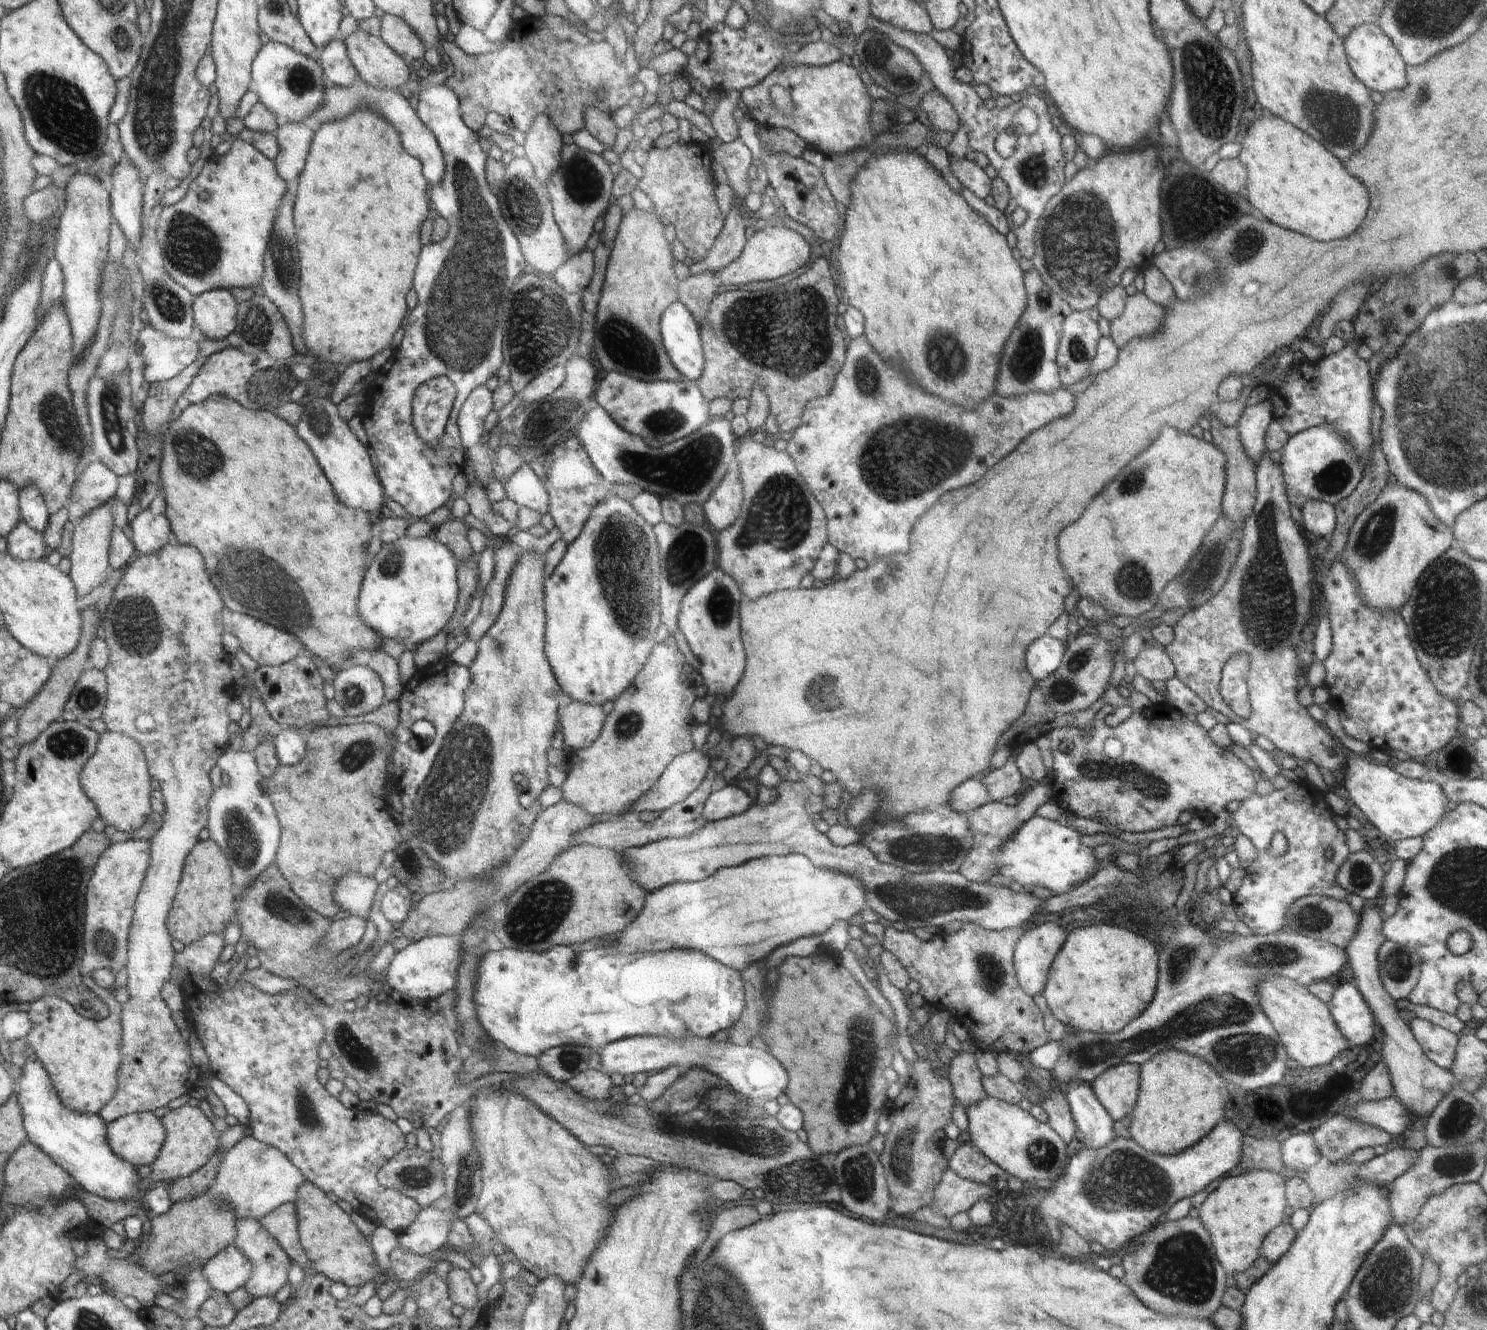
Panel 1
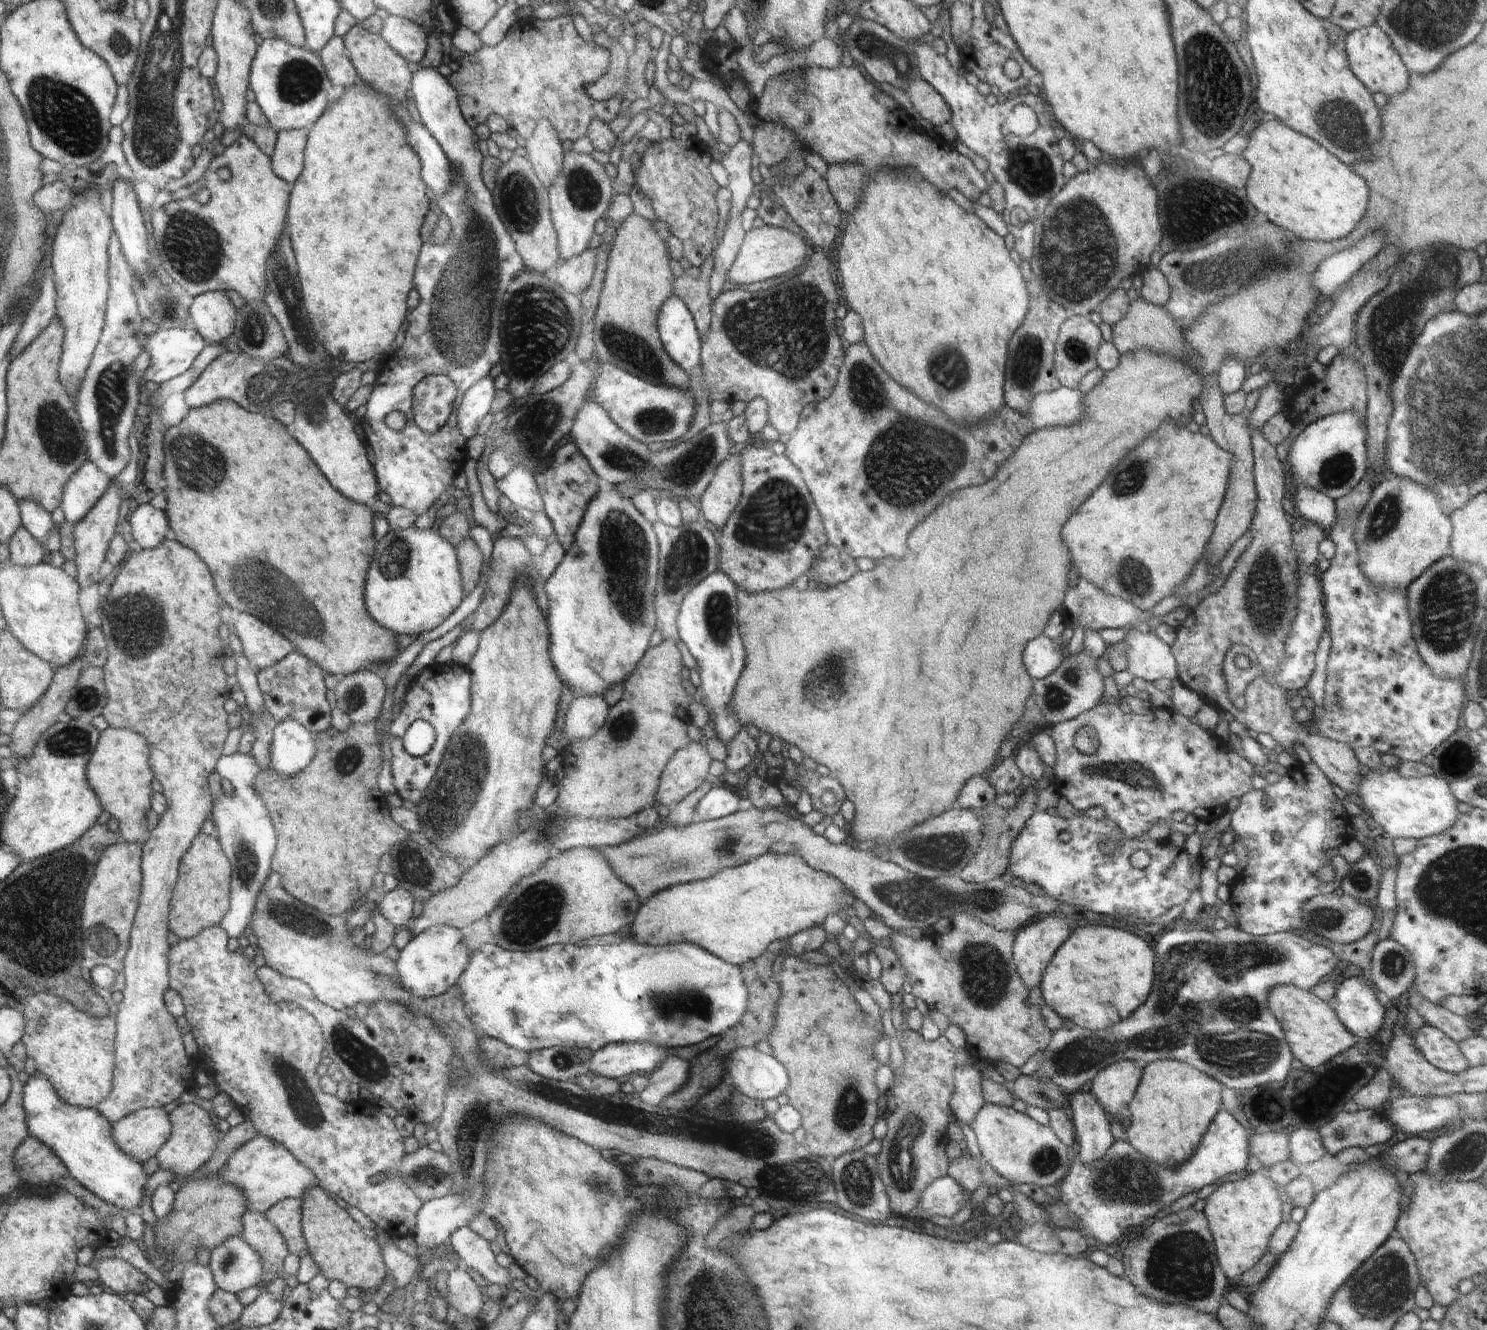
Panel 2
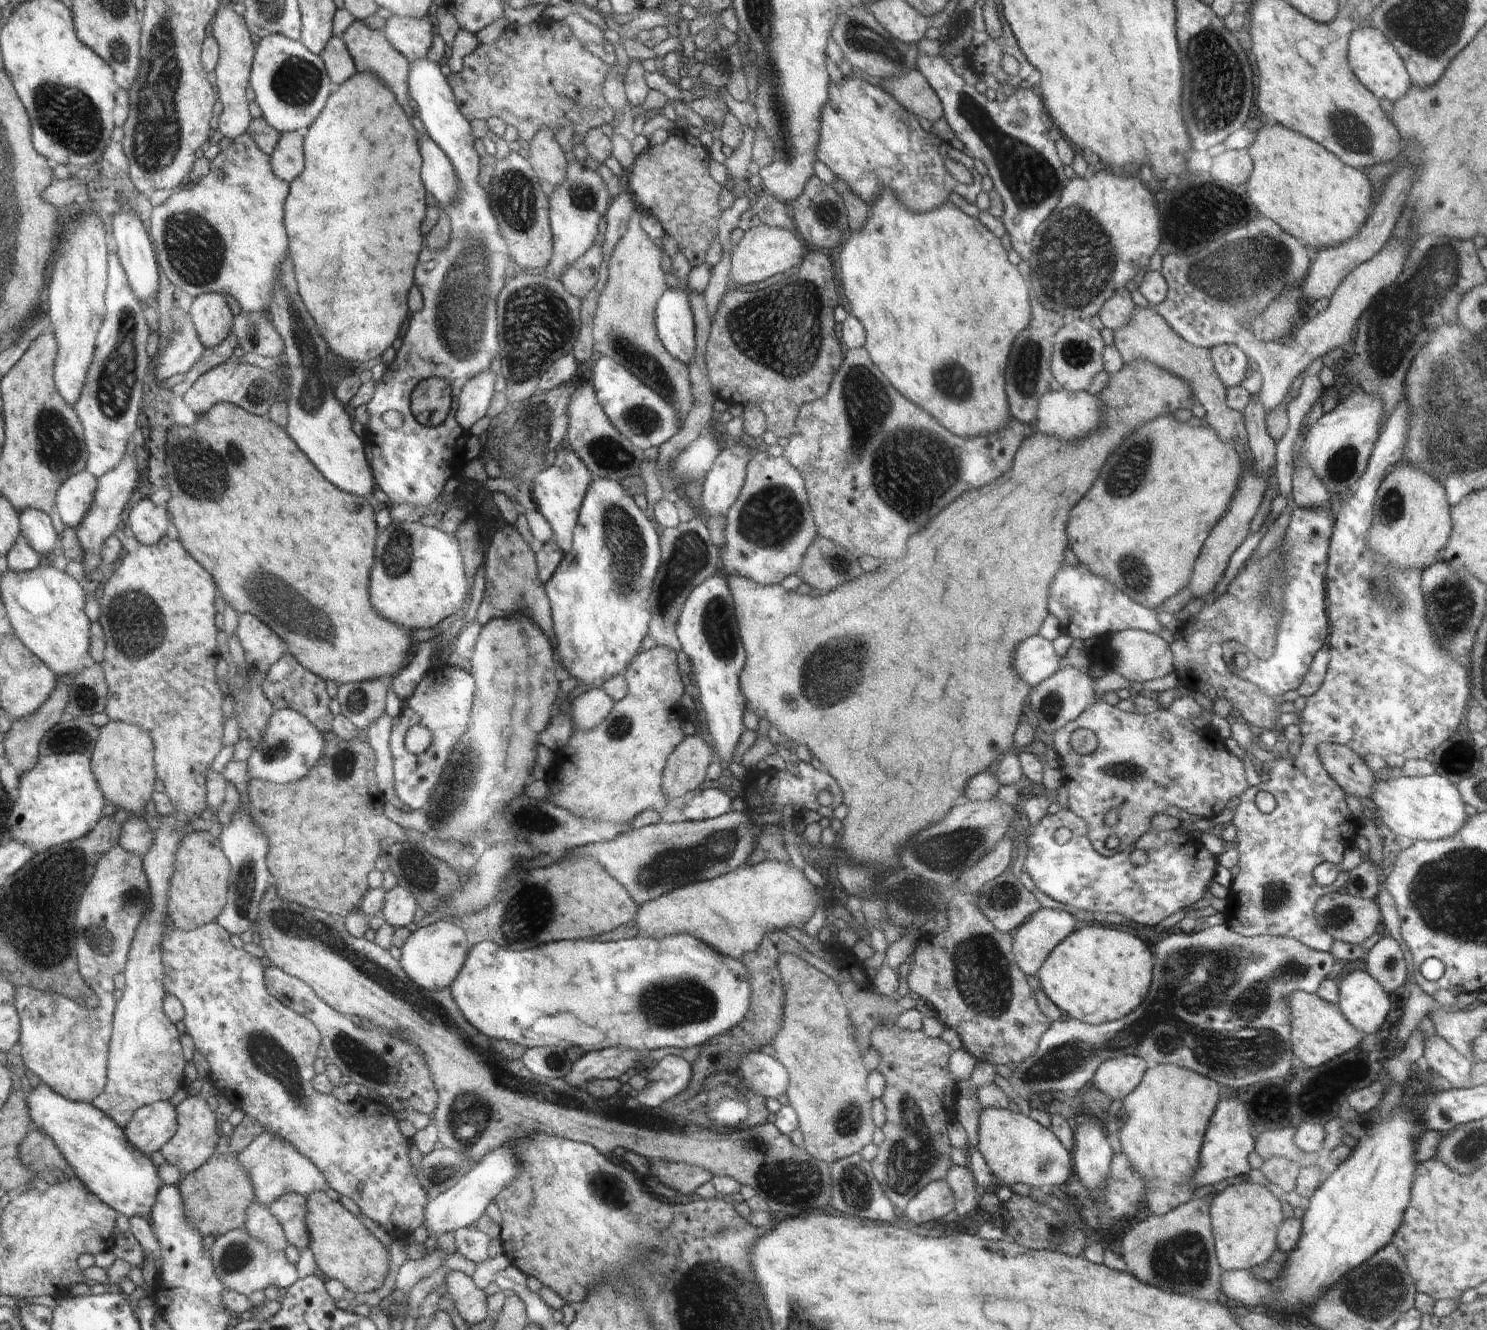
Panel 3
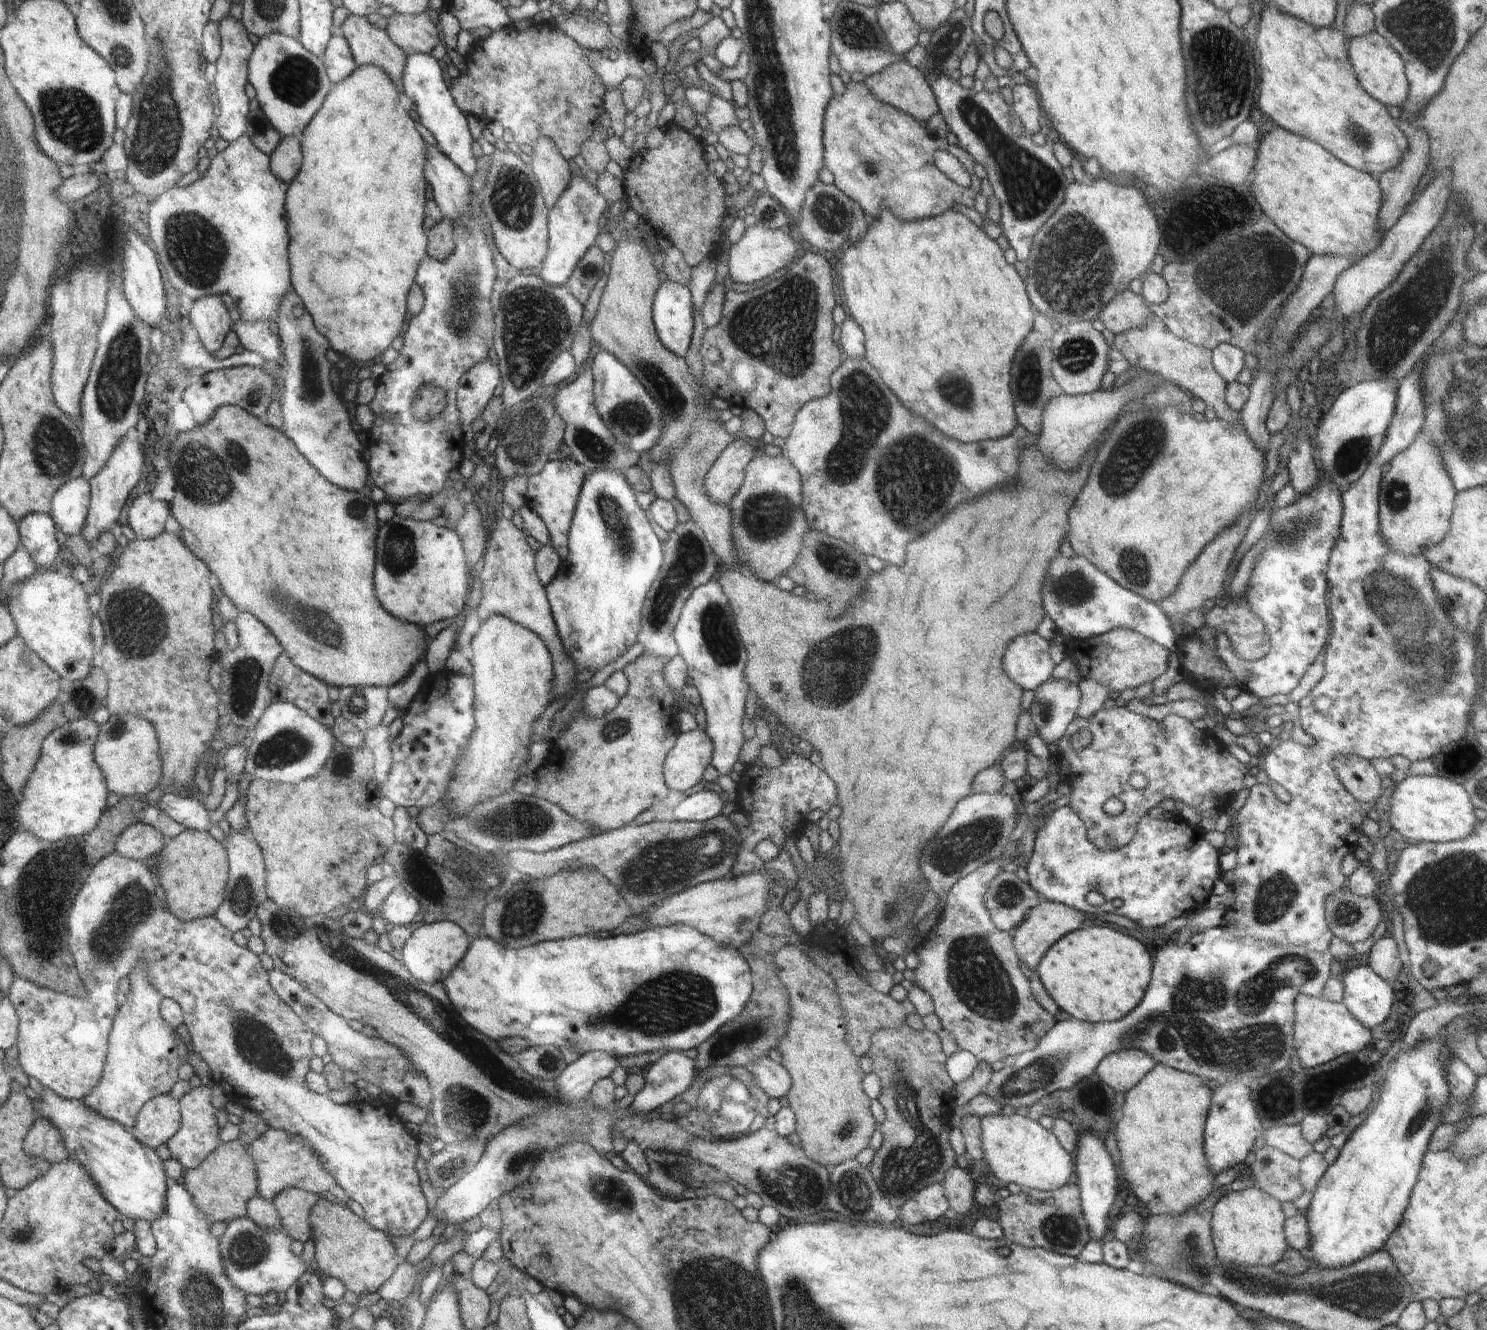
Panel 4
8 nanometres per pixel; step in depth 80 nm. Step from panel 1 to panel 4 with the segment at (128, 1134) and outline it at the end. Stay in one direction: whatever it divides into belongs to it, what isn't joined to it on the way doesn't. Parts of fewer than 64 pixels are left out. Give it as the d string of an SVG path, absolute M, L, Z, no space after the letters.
M170 1094L158 1095L158 1100L150 1100L146 1108L141 1108L137 1123L131 1132L136 1137L150 1146L158 1148L160 1144L166 1144L181 1128L181 1106L179 1100Z

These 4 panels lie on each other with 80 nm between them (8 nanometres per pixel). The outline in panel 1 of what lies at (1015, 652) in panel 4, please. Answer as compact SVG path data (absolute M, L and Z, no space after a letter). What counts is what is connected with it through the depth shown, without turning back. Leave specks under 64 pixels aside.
M1051 635L1042 636L1034 648L1030 648L1030 656L1026 656L1026 664L1036 680L1048 678L1061 666L1064 644Z

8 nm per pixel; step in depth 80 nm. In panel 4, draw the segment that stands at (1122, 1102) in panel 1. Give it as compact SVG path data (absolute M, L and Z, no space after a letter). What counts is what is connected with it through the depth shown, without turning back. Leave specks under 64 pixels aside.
M1138 1049L1121 1050L1106 1055L1096 1069L1102 1084L1110 1085L1114 1092L1126 1092L1136 1086L1154 1068L1155 1060Z

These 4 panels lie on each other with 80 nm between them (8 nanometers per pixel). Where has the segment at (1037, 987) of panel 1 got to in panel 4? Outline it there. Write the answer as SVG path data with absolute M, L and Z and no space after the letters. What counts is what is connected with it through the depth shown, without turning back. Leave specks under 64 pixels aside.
M1044 900L1038 906L1032 907L1028 912L1028 916L1014 929L1013 941L1022 962L1031 970L1036 970L1043 957L1054 946L1054 943L1062 939L1065 934L1080 928L1082 922L1087 919L1084 914L1065 904L1048 900Z

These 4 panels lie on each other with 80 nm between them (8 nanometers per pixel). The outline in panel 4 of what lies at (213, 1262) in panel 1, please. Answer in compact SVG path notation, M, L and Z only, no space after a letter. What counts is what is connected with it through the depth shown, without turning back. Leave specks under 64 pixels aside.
M249 1216L228 1223L226 1231L218 1240L226 1276L246 1295L262 1297L268 1292L287 1292L305 1274L300 1256L290 1250L293 1240L282 1230L274 1231L258 1226Z

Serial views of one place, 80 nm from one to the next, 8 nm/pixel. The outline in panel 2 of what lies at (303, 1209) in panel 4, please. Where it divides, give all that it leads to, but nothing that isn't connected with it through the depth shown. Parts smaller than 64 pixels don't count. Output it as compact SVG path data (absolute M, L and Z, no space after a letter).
M284 1199L266 1211L266 1216L285 1237L290 1252L299 1258L309 1254L302 1229L302 1200Z

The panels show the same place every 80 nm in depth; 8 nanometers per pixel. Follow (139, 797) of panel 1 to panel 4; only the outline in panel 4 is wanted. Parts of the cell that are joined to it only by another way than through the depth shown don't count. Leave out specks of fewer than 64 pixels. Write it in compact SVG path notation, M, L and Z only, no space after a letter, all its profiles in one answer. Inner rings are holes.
M130 714L112 716L110 722L102 726L102 740L95 752L98 764L106 773L110 790L122 799L152 792L160 780L161 755L158 756L158 746L156 732L146 720ZM143 824L130 825L123 833L117 844L117 851L132 860L145 860L158 856L168 838L159 830L150 827L150 832L142 832Z

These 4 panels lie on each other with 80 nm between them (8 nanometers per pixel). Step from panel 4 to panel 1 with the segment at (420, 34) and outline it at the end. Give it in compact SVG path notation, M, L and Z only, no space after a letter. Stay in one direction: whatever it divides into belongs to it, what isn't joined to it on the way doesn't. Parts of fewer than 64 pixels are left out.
M385 13L381 19L380 37L394 52L399 53L411 64L418 64L418 58L424 57L424 42L413 28L401 17Z

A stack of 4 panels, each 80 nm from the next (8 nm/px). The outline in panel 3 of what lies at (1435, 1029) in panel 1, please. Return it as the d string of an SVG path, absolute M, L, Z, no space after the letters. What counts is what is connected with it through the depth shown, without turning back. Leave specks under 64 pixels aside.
M1437 1034L1425 1040L1422 1062L1450 1082L1451 1088L1471 1086L1471 1062Z

